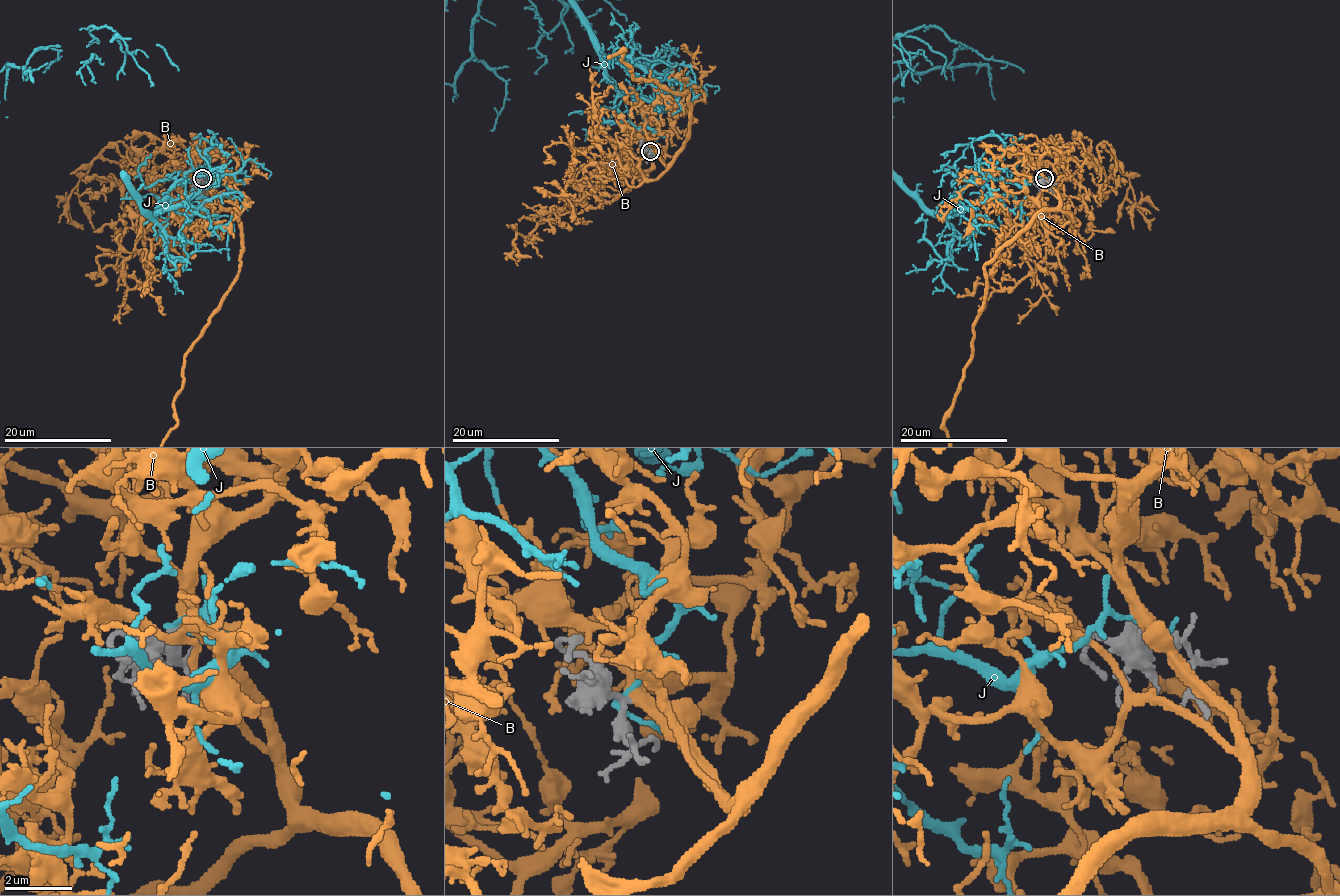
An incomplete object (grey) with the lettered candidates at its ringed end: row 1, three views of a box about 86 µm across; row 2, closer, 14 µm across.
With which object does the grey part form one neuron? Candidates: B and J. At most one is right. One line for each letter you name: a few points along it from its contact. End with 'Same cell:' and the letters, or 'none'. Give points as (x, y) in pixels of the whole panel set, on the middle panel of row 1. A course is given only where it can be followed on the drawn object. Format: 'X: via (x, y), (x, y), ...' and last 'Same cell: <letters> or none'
Same cell: B

